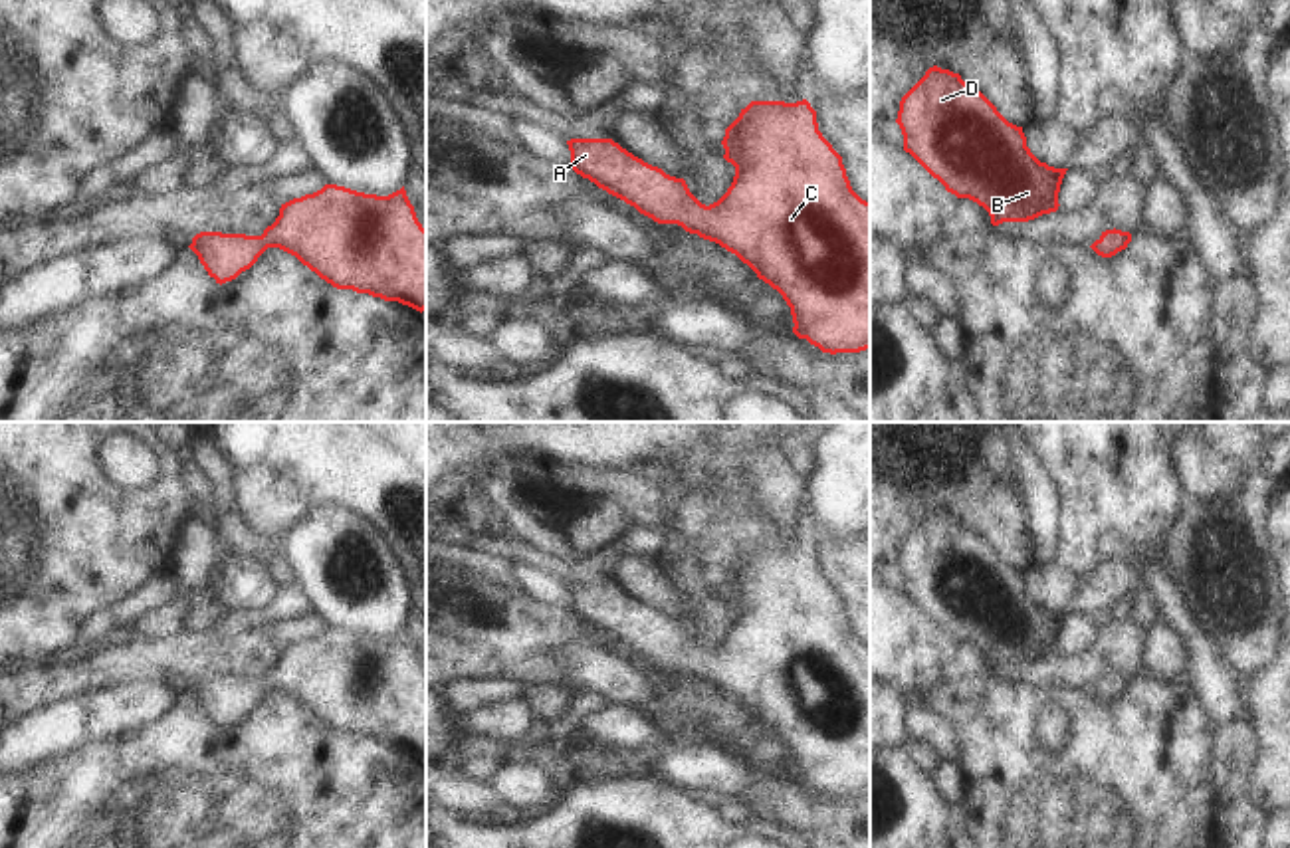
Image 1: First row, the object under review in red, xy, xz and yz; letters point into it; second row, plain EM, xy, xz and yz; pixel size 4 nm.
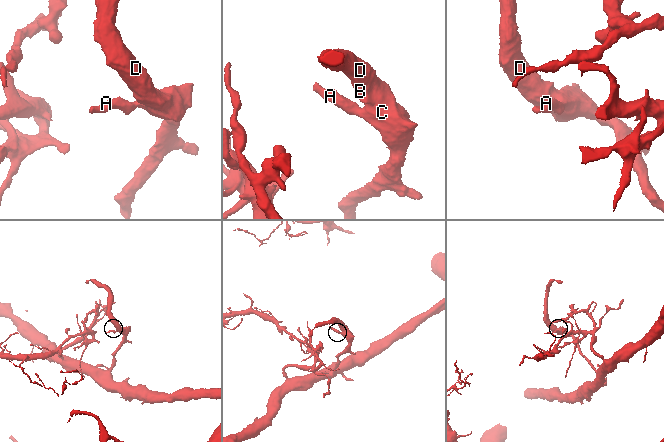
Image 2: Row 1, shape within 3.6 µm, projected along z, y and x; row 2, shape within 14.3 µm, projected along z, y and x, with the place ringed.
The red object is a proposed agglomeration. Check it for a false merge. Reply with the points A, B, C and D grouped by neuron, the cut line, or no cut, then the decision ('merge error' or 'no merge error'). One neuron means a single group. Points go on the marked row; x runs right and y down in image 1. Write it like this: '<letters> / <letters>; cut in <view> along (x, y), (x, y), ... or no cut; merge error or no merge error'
A B C D; no cut; no merge error

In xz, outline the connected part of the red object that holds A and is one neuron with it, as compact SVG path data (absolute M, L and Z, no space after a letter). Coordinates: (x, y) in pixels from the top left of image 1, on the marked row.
M806 99L751 101L725 129L723 159L735 166L727 192L713 204L701 204L684 178L644 162L612 139L571 139L571 168L598 188L634 206L658 224L678 224L690 234L715 242L747 264L759 279L777 289L793 315L793 333L822 353L860 353L870 349L870 202L850 186L842 157L822 137L816 111Z

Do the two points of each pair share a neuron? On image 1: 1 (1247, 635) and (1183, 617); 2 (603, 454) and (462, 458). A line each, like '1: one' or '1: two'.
1: two
2: one

